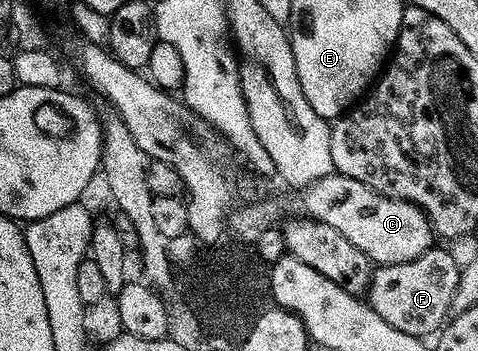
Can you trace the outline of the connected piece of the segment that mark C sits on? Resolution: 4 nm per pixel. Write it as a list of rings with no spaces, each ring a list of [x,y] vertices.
[[[331,173],[322,180],[313,182],[301,194],[305,213],[318,221],[330,224],[342,232],[354,248],[358,248],[373,263],[389,266],[409,262],[433,249],[434,231],[428,215],[401,198],[391,198],[374,192],[366,184],[348,178],[345,174]]]

